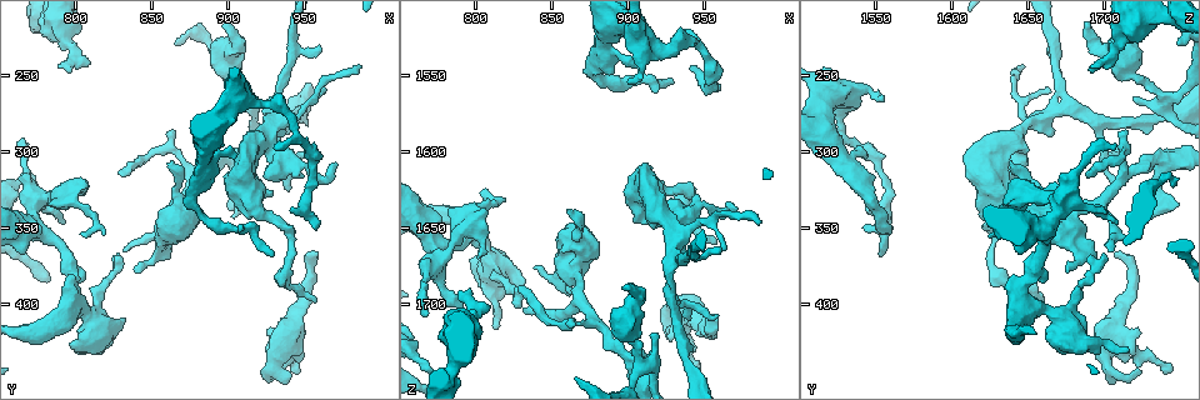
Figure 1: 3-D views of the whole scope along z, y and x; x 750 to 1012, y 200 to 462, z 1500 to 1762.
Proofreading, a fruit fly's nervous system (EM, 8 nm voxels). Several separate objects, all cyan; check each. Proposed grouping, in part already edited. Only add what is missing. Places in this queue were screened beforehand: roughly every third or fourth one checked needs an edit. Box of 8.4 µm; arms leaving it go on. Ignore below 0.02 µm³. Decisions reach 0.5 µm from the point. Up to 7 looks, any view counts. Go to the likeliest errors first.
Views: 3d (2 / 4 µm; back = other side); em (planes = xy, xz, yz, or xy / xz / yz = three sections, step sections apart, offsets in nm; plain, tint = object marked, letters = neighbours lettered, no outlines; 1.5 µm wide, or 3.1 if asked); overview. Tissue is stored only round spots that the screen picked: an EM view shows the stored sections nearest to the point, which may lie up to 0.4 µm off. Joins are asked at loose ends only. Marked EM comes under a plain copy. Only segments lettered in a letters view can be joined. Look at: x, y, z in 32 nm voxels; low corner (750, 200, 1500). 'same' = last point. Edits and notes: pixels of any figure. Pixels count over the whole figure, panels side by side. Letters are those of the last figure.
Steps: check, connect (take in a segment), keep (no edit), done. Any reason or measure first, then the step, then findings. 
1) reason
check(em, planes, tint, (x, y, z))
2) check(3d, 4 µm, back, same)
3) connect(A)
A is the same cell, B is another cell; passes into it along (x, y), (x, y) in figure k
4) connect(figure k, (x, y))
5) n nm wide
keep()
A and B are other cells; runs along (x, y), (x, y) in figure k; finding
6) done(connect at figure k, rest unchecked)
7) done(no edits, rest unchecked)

free end
check(em, yz, step 8, tint, (926, 416, 1722))

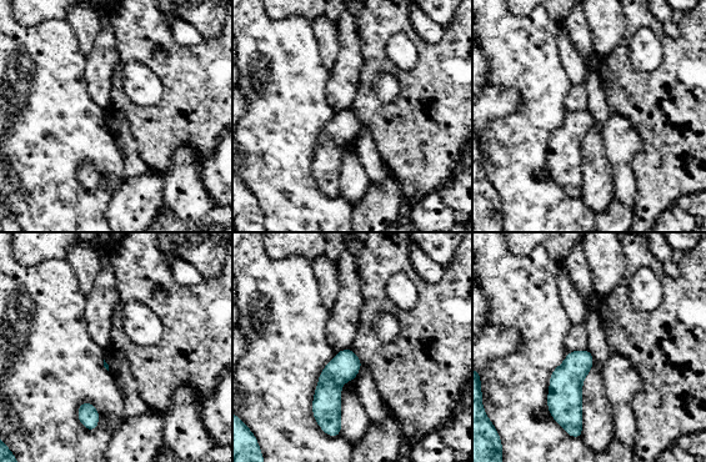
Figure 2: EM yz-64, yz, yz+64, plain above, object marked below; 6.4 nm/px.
check(em, planes, letters, same)

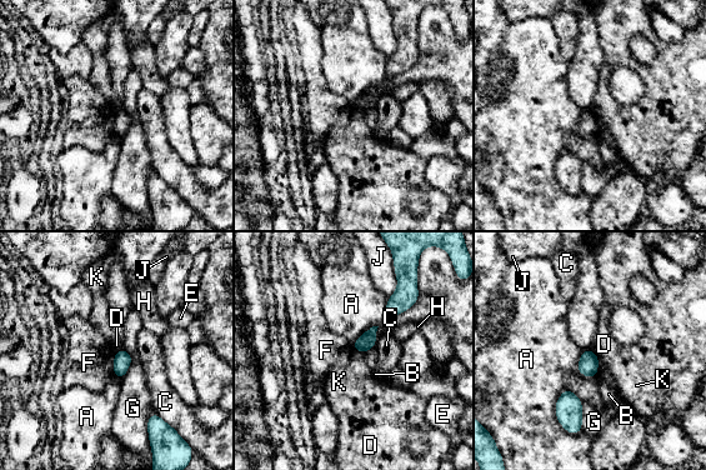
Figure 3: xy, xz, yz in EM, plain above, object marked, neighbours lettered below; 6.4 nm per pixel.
keep()
A, B, C, D, E, F, G, H, J and K are other cells; border along (354, 349), (362, 354) in figure 3; no lettered segment goes on from it

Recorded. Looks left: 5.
an open end
check(3d, 2 µm, (790, 244, 1694))

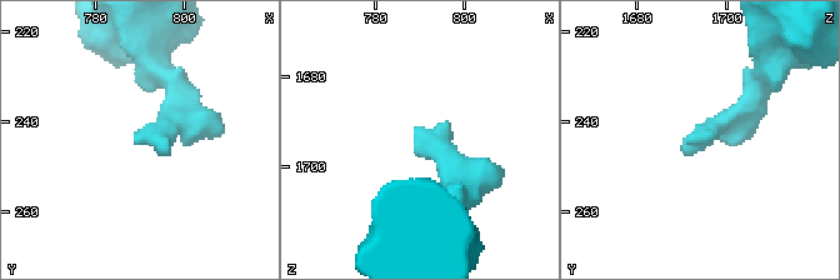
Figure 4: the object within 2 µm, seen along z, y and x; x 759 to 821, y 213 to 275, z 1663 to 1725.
now the EM
check(em, yz, step 4, letters, (788, 244, 1692))

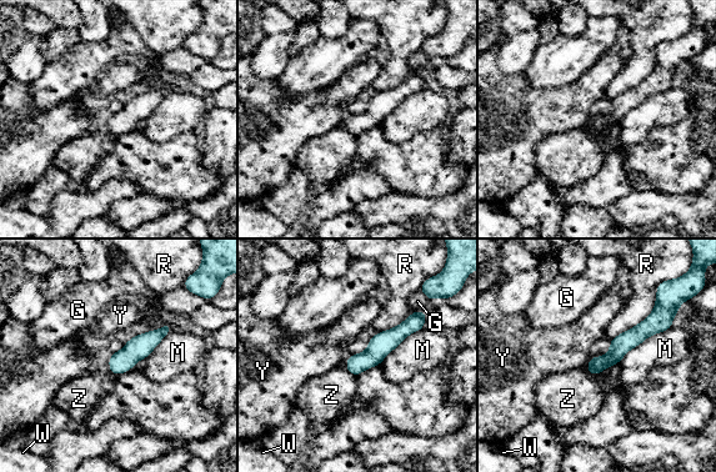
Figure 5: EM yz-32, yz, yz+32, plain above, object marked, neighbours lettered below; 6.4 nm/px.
cut it another way
check(em, planes, letters, same)

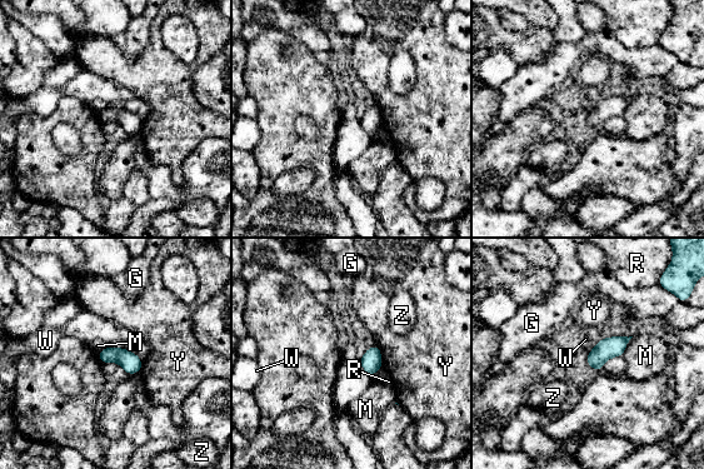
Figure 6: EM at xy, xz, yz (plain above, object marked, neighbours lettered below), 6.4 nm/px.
keep()
G, M, R, W, Y and Z are other cells; border along (375, 344), (380, 352), (382, 368) in figure 6; no lettered segment goes on from it

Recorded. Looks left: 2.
free end
check(3d, 4 µm, (862, 308, 1636))

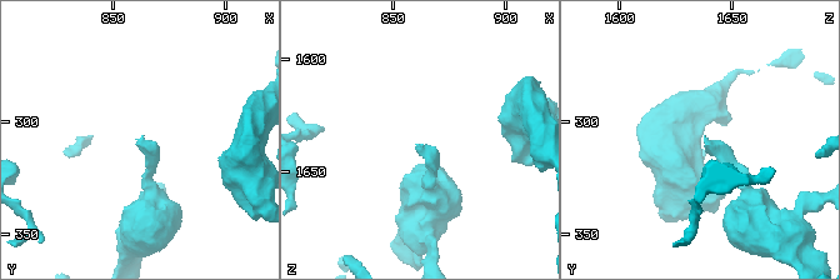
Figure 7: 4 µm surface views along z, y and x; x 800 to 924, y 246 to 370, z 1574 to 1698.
check(em, planes, letters, (863, 308, 1636))

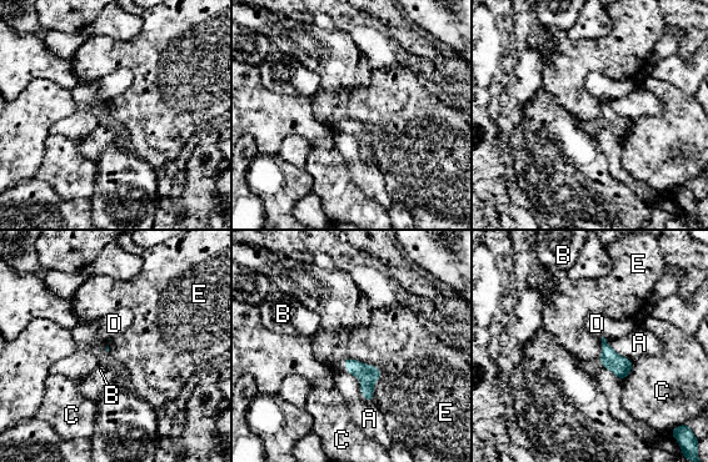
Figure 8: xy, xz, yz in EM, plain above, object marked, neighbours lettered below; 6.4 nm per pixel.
keep()
A, B, C, D and E are other cells; border along (349, 356), (379, 370), (374, 401) in figure 8; none of them fits

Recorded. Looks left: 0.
done(no edits, rest unchecked)

